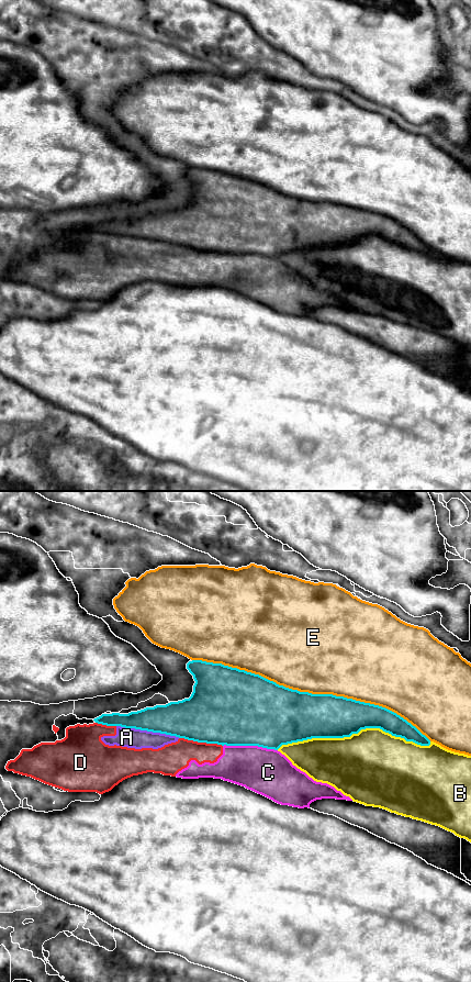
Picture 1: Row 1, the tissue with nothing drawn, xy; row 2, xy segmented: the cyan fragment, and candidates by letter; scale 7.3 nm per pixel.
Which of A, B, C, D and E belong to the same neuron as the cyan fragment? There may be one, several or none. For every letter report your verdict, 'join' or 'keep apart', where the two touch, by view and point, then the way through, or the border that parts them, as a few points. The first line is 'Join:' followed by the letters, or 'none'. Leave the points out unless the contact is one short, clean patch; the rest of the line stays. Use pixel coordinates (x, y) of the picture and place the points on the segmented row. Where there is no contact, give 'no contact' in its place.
Join: none
A: keep apart; meets cyan in xy at (148, 731)
B: keep apart; meets cyan in xy at (354, 733)
C: keep apart; meets cyan in xy at (250, 745)
D: keep apart; meets cyan in xy at (201, 741)
E: keep apart; meets cyan in xy at (311, 693)

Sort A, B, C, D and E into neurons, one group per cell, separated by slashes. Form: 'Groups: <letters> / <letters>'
Groups: A C D / B / E

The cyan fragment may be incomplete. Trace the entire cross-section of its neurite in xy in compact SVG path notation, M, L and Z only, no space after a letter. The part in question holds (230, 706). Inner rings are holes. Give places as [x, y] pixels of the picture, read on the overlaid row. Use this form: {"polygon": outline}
{"polygon": "M192 660L187 669L195 681L189 699L146 707L128 714L102 714L93 721L160 733L188 740L226 746L258 746L278 750L282 745L312 738L344 738L366 728L380 728L395 737L420 746L430 740L396 713L370 703L336 696L312 694L279 685L259 674L222 663Z"}

